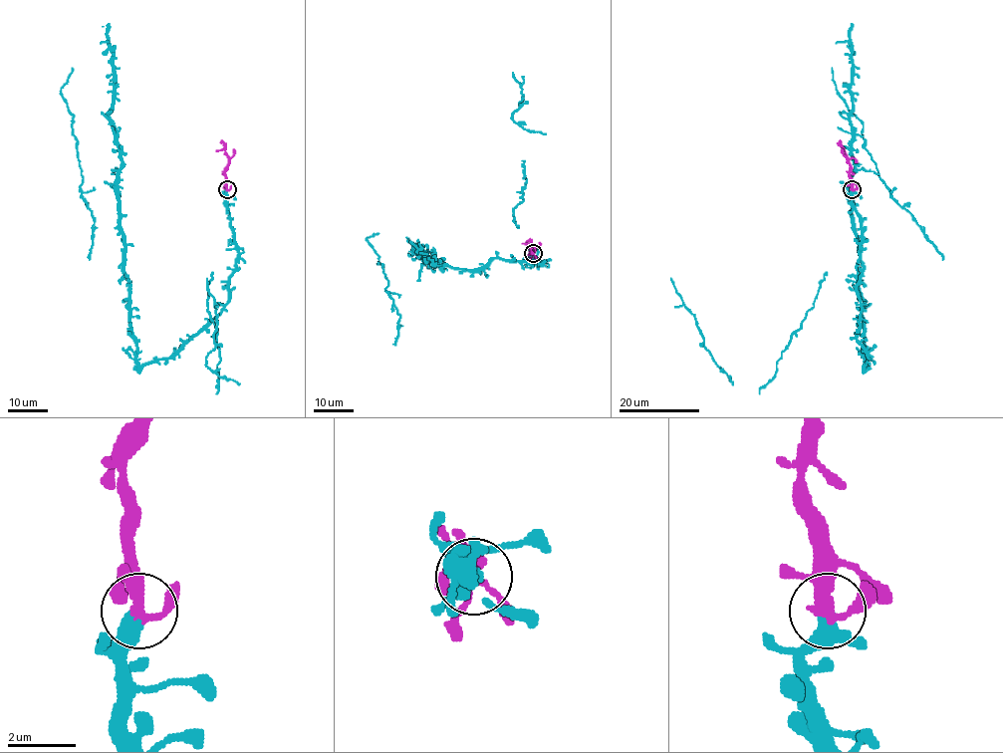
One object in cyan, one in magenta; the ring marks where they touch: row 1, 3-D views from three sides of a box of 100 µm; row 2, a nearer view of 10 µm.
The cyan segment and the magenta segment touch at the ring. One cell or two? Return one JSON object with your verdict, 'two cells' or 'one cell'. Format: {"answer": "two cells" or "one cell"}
{"answer": "one cell"}

